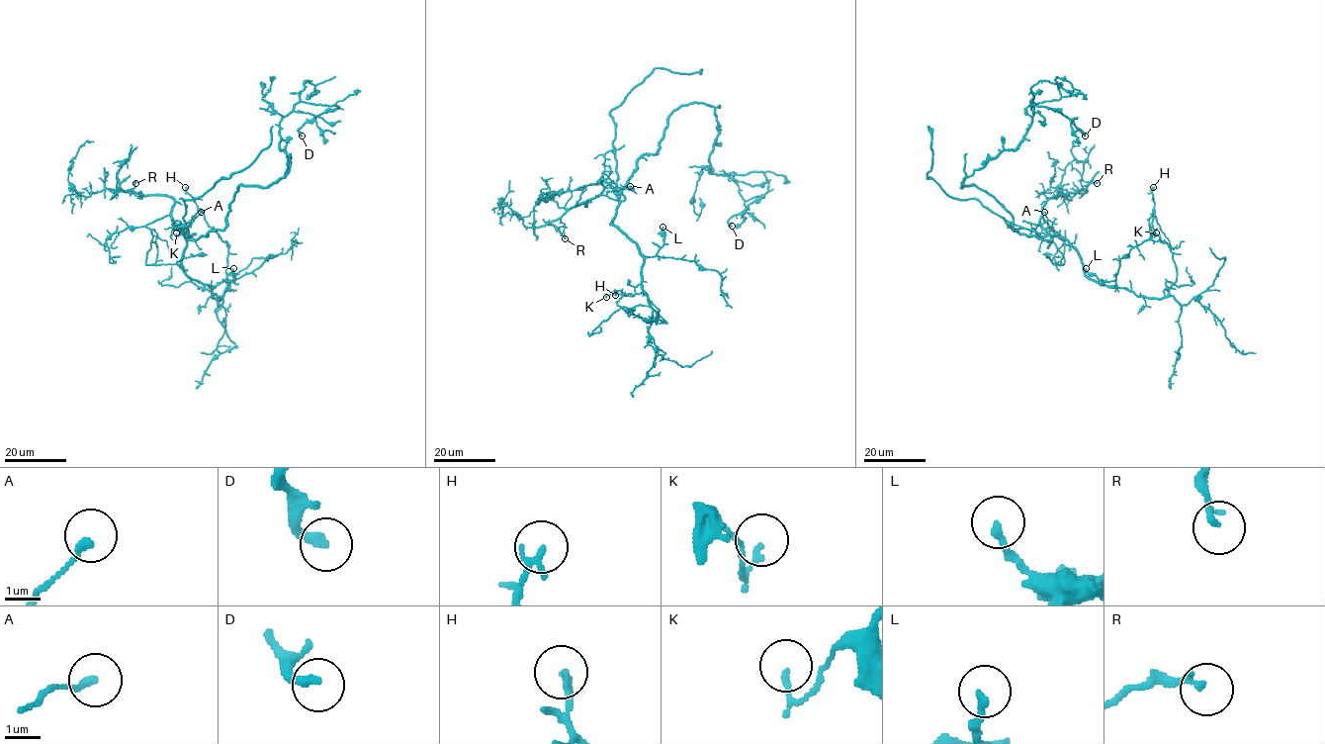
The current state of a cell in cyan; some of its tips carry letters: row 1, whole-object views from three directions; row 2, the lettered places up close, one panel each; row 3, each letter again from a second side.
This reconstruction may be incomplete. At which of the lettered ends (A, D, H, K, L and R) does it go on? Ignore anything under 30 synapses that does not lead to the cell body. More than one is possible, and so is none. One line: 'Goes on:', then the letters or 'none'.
Goes on: D

